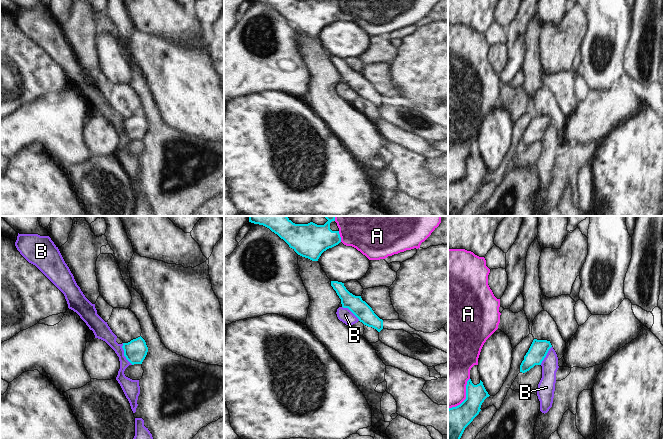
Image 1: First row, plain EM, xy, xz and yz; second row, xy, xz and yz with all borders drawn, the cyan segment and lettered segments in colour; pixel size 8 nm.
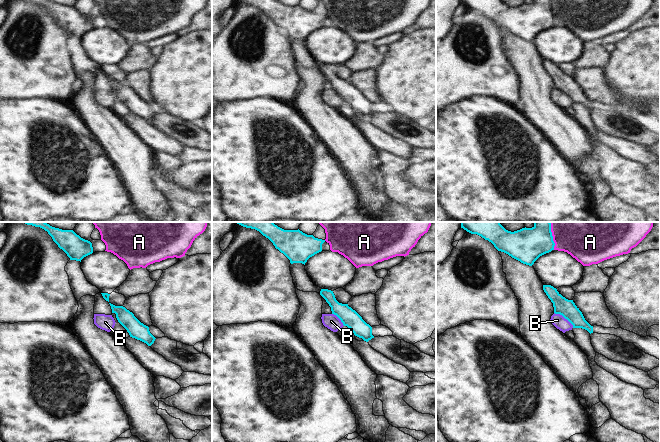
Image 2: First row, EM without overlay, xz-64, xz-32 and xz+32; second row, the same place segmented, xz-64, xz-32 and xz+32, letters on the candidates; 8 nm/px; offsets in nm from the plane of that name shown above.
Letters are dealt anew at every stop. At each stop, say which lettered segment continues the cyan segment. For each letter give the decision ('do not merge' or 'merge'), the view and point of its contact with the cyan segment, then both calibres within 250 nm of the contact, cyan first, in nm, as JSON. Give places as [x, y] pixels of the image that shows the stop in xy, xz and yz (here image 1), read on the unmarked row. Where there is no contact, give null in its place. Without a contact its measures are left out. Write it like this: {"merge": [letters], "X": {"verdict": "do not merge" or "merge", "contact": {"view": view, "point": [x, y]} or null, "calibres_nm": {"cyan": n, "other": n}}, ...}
{"merge": [], "A": {"verdict": "do not merge", "contact": {"view": "xz", "point": [339, 12]}, "calibres_nm": {"cyan": 280, "other": 260}}, "B": {"verdict": "do not merge", "contact": {"view": "xy", "point": [124, 130]}, "calibres_nm": {"cyan": 190, "other": 120}}}

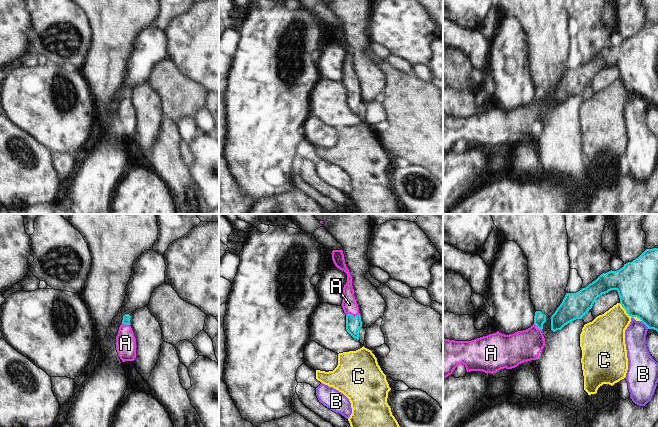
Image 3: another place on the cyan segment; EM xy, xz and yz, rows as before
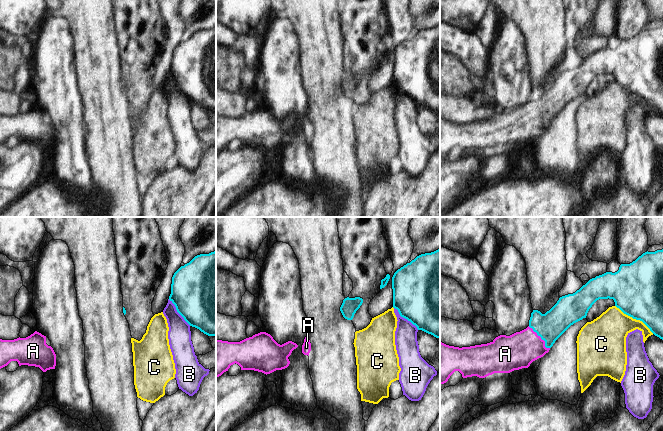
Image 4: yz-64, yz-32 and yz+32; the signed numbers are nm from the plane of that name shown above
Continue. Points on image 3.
{"merge": ["A"], "A": {"verdict": "merge", "contact": {"view": "xz", "point": [352, 92]}, "calibres_nm": {"cyan": 120, "other": 120}}, "B": {"verdict": "do not merge", "contact": {"view": "yz", "point": [644, 99]}, "calibres_nm": {"cyan": 320, "other": 180}}, "C": {"verdict": "do not merge", "contact": {"view": "yz", "point": [625, 85]}, "calibres_nm": {"cyan": 340, "other": 300}}}

